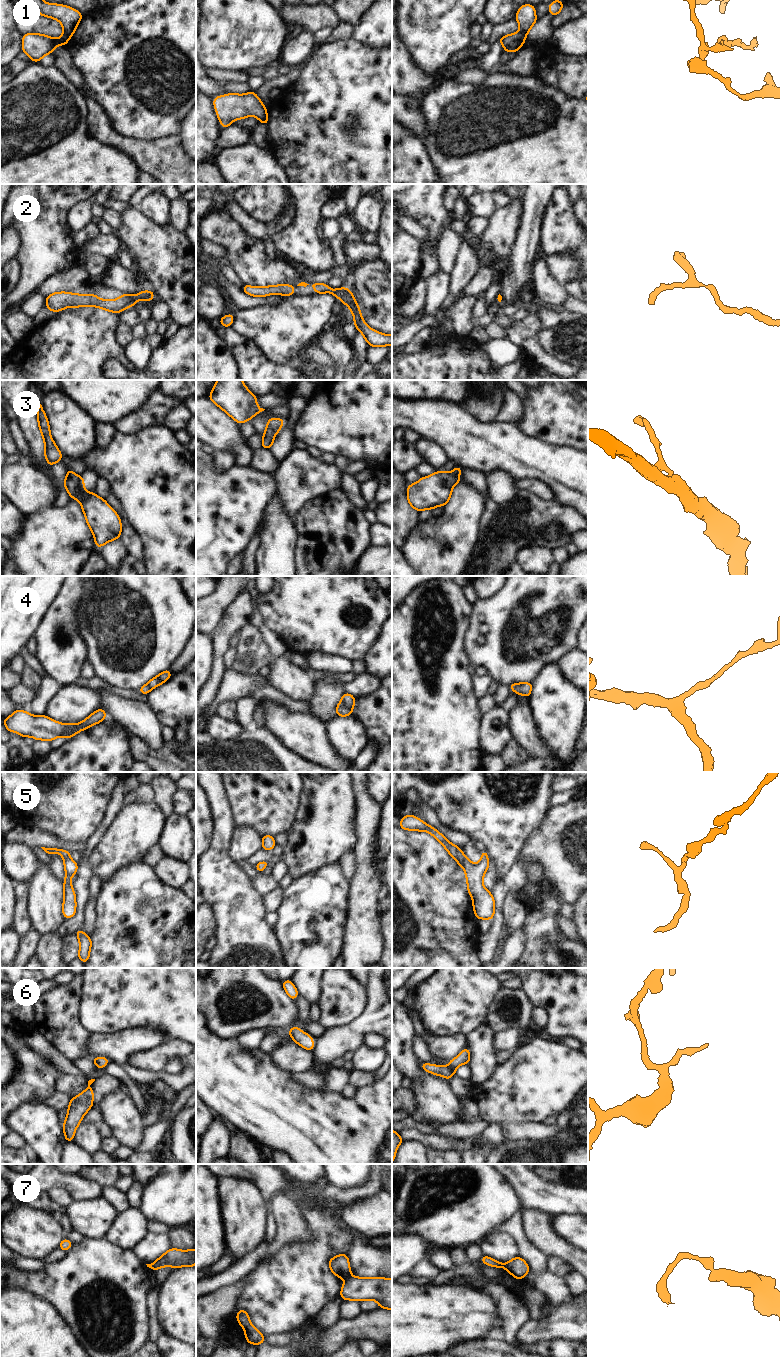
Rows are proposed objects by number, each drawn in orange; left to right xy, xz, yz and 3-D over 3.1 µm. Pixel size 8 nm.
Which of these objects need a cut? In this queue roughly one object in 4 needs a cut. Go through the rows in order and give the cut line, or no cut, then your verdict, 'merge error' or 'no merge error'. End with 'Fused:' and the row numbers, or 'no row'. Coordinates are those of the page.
1: cut yz (519, 32), (524, 38); merge error
2: cut none; no merge error
3: cut none; no merge error
4: cut none; no merge error
5: cut none; no merge error
6: cut none; no merge error
7: cut xz (350, 1276), (346, 1278); merge error
Fused: 1, 7

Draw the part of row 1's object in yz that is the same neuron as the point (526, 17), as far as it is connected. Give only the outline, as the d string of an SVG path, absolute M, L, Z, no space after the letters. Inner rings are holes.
M530 4L519 6L519 10L516 14L515 20L519 23L520 33L524 38L526 38L531 27L537 21L535 7L536 6Z

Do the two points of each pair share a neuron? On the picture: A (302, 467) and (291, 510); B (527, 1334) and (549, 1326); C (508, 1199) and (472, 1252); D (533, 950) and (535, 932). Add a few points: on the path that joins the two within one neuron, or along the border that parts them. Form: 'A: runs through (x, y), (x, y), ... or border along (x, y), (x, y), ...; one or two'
A: runs through (299, 478), (295, 486), (293, 499); one
B: runs through (532, 1330), (544, 1328); one
C: border along (478, 1243), (465, 1247); two
D: runs through (535, 946), (535, 936); one

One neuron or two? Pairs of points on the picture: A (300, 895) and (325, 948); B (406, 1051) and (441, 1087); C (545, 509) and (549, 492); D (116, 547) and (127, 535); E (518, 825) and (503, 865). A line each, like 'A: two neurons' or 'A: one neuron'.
A: one neuron
B: one neuron
C: two neurons
D: two neurons
E: one neuron

